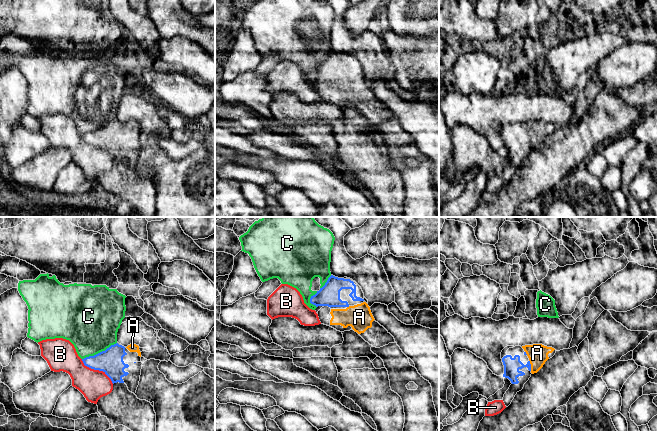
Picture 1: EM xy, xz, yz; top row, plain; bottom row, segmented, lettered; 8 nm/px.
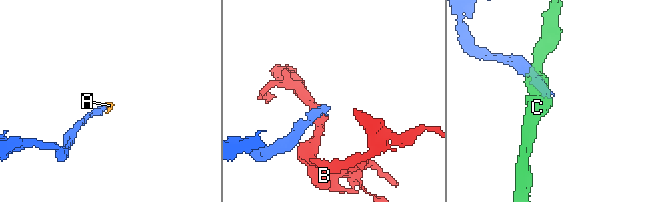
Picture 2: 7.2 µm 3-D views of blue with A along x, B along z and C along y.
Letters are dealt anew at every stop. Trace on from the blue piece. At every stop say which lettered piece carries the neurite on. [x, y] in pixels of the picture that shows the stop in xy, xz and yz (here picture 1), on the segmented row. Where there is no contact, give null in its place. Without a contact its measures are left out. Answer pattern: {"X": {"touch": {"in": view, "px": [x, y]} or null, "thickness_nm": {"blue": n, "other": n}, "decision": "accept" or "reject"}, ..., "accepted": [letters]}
{"A": {"touch": {"in": "yz", "px": [530, 365]}, "thickness_nm": {"blue": 130, "other": 160}, "decision": "accept"}, "B": {"touch": {"in": "xy", "px": [97, 369]}, "thickness_nm": {"blue": 200, "other": 240}, "decision": "reject"}, "C": {"touch": {"in": "xy", "px": [100, 352]}, "thickness_nm": {"blue": 200, "other": 440}, "decision": "reject"}, "accepted": ["A"]}

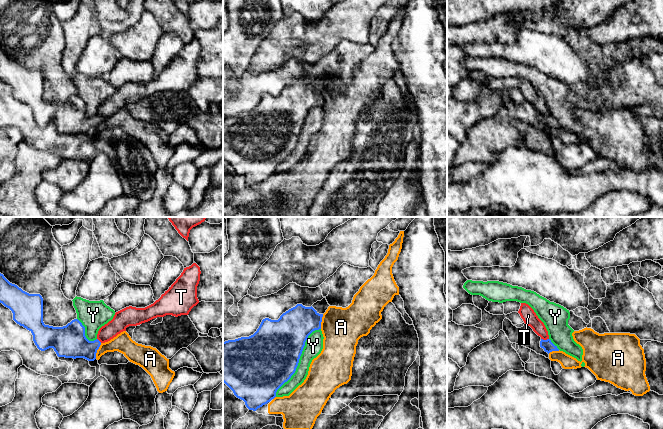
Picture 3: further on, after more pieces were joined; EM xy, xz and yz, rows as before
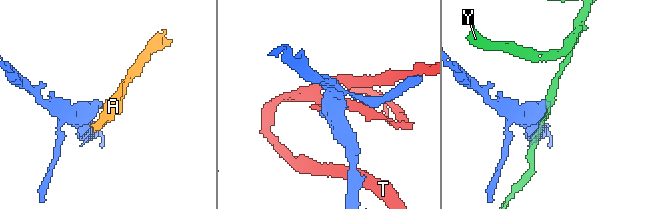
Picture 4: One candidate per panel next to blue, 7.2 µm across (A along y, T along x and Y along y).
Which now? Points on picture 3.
{"A": {"touch": {"in": "xy", "px": [96, 351]}, "thickness_nm": {"blue": 260, "other": 150}, "decision": "reject"}, "T": {"touch": {"in": "yz", "px": [545, 340]}, "thickness_nm": {"blue": 90, "other": 120}, "decision": "reject"}, "Y": {"touch": {"in": "xz", "px": [298, 360]}, "thickness_nm": {"blue": 460, "other": 140}, "decision": "reject"}, "accepted": []}

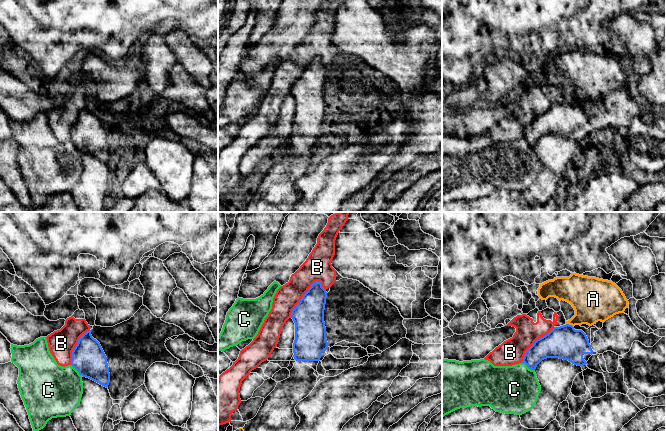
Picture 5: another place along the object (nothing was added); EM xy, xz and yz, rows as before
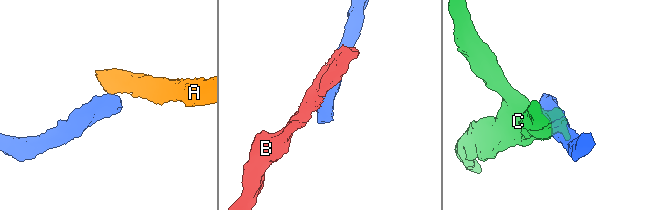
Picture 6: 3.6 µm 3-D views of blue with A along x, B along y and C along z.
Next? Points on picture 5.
{"A": {"touch": {"in": "yz", "px": [568, 324]}, "thickness_nm": {"blue": 260, "other": 300}, "decision": "reject"}, "B": {"touch": {"in": "xz", "px": [302, 297]}, "thickness_nm": {"blue": 260, "other": 190}, "decision": "reject"}, "C": {"touch": {"in": "yz", "px": [528, 367]}, "thickness_nm": {"blue": 190, "other": 380}, "decision": "reject"}, "accepted": []}

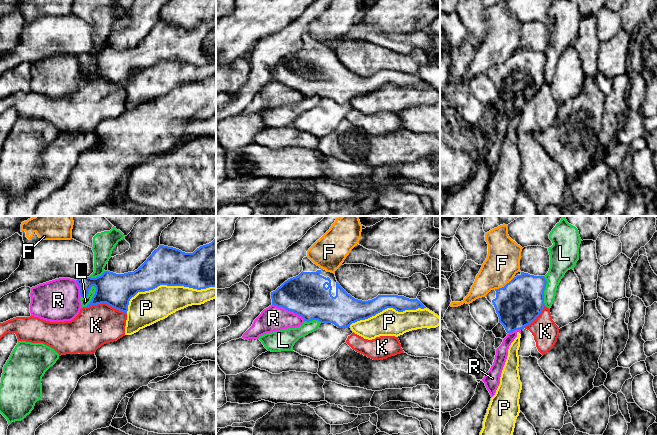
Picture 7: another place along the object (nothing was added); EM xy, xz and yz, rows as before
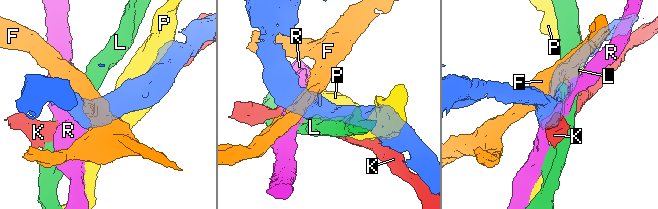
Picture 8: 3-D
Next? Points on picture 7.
{"F": {"touch": {"in": "yz", "px": [505, 285]}, "thickness_nm": {"blue": 360, "other": 280}, "decision": "reject"}, "K": {"touch": {"in": "xy", "px": [106, 303]}, "thickness_nm": {"blue": 260, "other": 320}, "decision": "reject"}, "L": {"touch": {"in": "xy", "px": [93, 296]}, "thickness_nm": {"blue": 260, "other": 70}, "decision": "reject"}, "P": {"touch": {"in": "xy", "px": [165, 284]}, "thickness_nm": {"blue": 300, "other": 280}, "decision": "reject"}, "R": {"touch": {"in": "xz", "px": [289, 310]}, "thickness_nm": {"blue": 340, "other": 200}, "decision": "reject"}, "accepted": []}

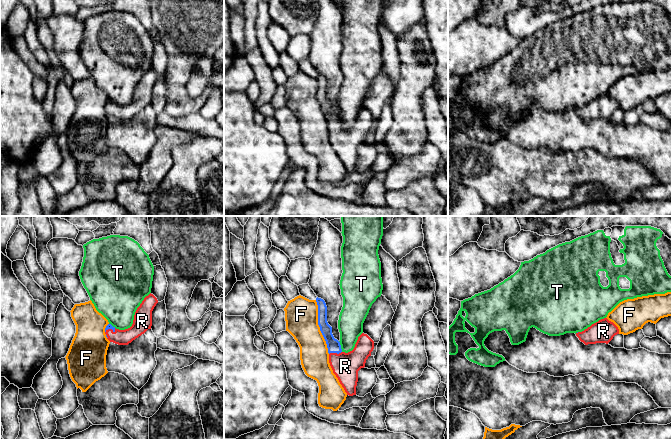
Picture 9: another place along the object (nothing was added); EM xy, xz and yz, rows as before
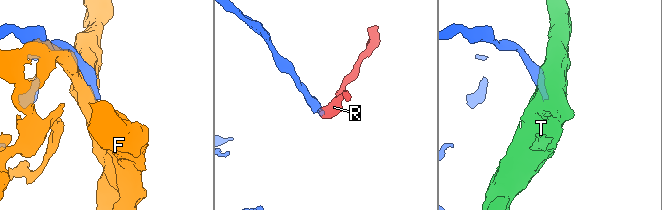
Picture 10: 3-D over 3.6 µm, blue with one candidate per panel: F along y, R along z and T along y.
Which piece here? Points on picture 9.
{"F": {"touch": {"in": "xz", "px": [319, 326]}, "thickness_nm": {"blue": 110, "other": 280}, "decision": "reject"}, "R": {"touch": {"in": "xz", "px": [335, 352]}, "thickness_nm": {"blue": 110, "other": 220}, "decision": "accept"}, "T": {"touch": {"in": "xz", "px": [340, 346]}, "thickness_nm": {"blue": 110, "other": 200}, "decision": "reject"}, "accepted": ["R"]}

